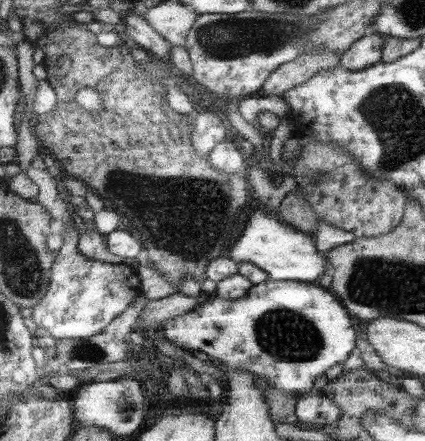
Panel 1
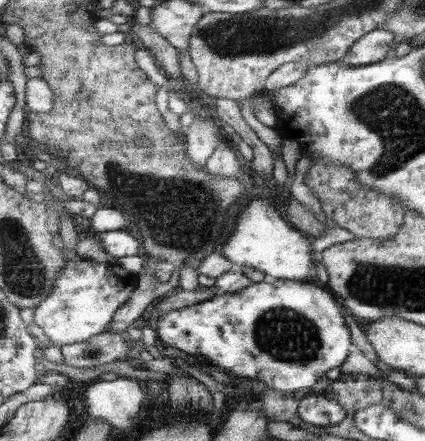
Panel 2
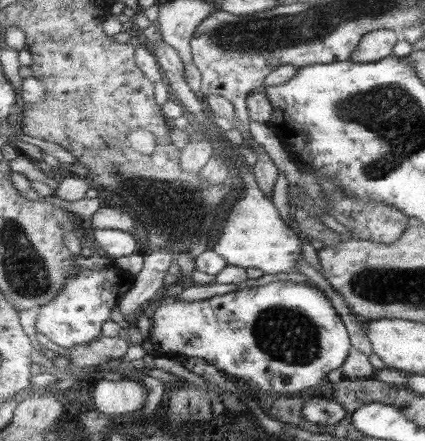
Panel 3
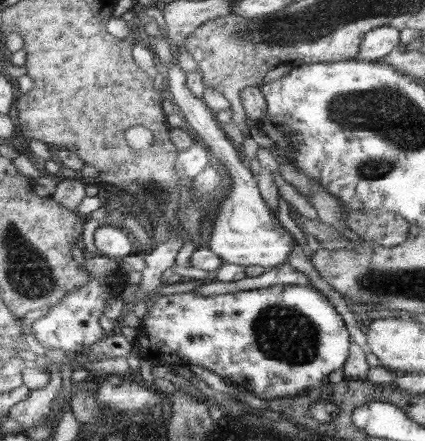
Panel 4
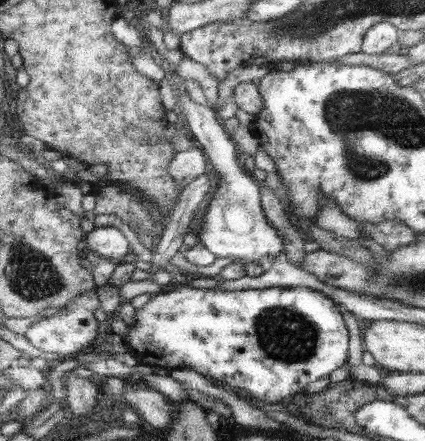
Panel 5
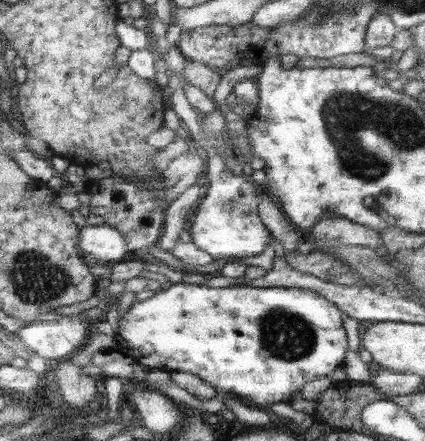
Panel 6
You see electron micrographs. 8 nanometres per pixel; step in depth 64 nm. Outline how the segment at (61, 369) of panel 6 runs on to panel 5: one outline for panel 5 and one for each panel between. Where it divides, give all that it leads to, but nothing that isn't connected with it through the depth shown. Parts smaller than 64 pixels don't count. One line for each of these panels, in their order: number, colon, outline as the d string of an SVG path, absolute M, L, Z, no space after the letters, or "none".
5: M75 370L65 374L67 374L67 402L71 406L71 412L75 412L77 418L89 414L97 404L101 386L97 386L93 378L79 378Z

